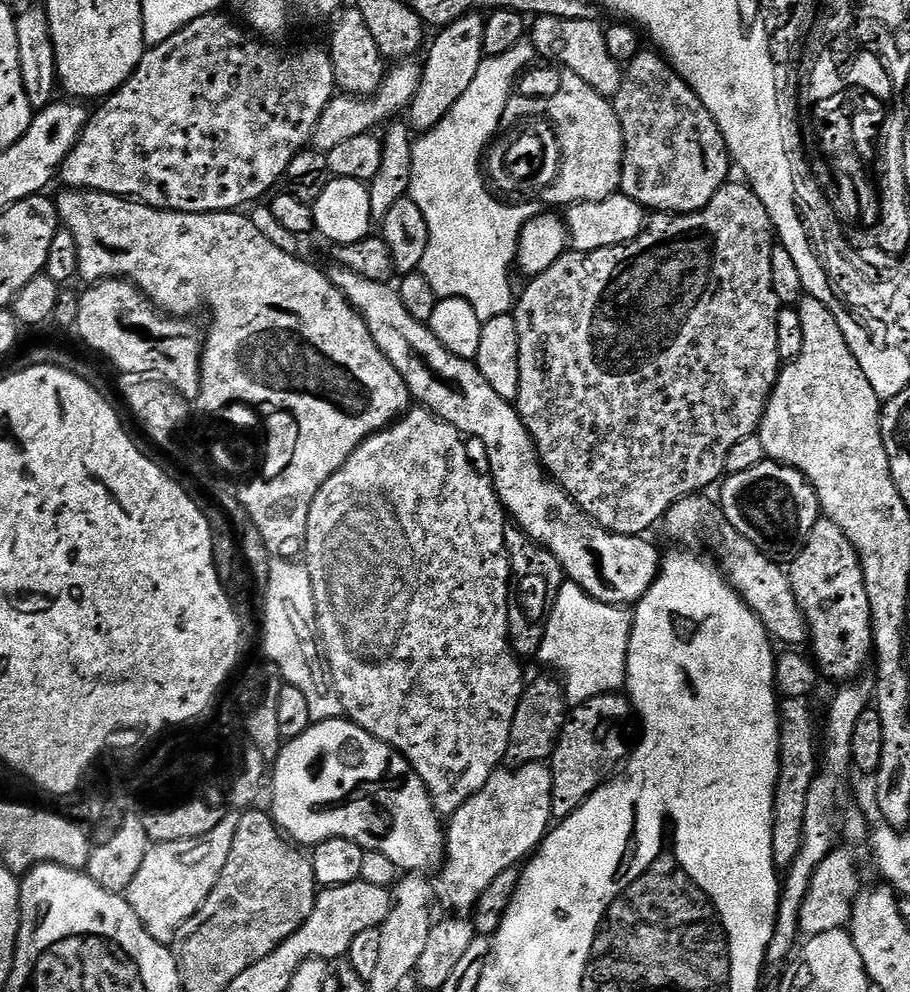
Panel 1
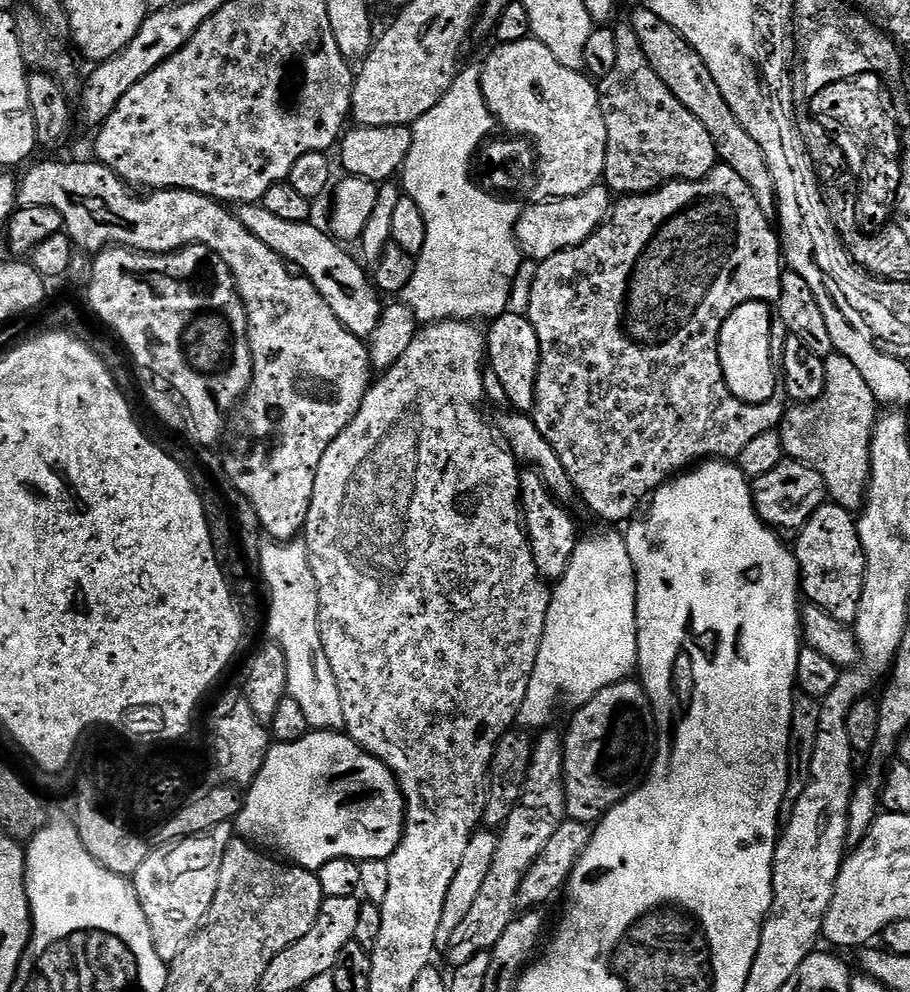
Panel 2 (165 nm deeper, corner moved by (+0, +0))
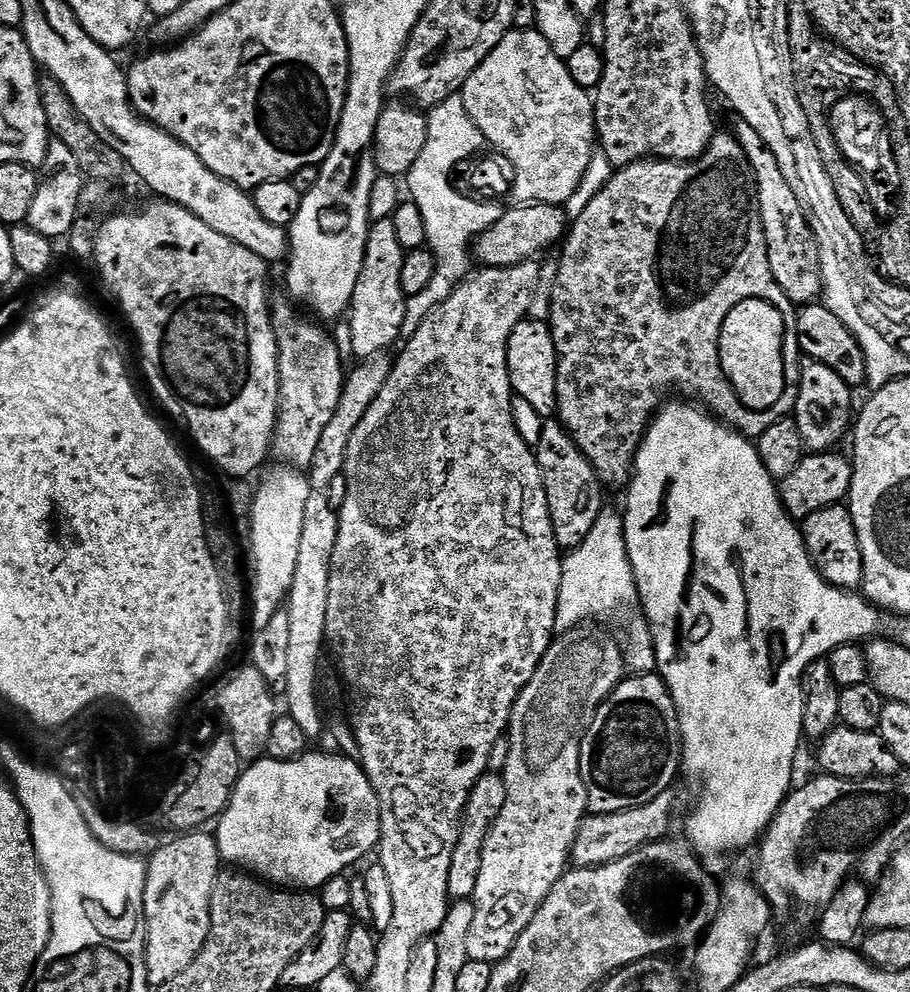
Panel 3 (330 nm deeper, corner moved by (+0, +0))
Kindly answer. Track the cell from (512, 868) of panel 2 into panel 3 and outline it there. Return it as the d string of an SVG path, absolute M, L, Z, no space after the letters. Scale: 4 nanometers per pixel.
M581 626L557 635L553 639L551 646L546 650L546 654L542 658L538 670L534 670L534 678L530 678L530 682L522 690L522 694L518 694L518 698L514 702L514 710L510 714L510 723L508 724L508 731L506 733L510 744L509 758L506 760L506 766L502 773L506 786L508 787L506 806L502 806L502 814L494 822L494 826L486 838L486 846L482 850L482 866L478 874L478 886L470 898L474 906L474 926L470 926L470 938L466 938L466 950L468 951L468 958L470 960L481 960L487 964L503 960L507 956L508 951L514 946L514 942L522 934L522 930L526 930L530 918L534 918L534 914L542 906L546 894L550 894L550 890L559 882L561 876L564 875L566 869L569 867L572 843L578 834L578 826L583 822L588 812L586 786L582 782L582 774L580 773L580 747L582 746L582 738L586 734L586 730L590 726L594 714L602 706L602 702L620 685L621 680L625 679L626 676L626 665L624 662L625 649L623 647L620 648L619 642L610 633L603 632L602 629L596 627L600 626Z

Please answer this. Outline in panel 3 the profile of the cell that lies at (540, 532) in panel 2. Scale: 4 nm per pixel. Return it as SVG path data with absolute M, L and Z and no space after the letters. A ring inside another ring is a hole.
M559 419L544 420L544 429L534 445L536 461L542 474L546 498L550 506L550 522L554 526L554 538L561 550L571 550L582 546L586 534L594 530L598 514L605 511L605 489L600 483L594 466L578 450L574 438L565 430ZM604 491L604 492L603 492Z

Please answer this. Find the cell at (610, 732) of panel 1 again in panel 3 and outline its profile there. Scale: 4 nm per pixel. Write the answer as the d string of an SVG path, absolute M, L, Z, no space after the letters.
M658 674L629 675L602 702L582 738L580 773L586 786L588 812L597 816L646 806L646 802L654 802L654 798L673 787L681 768L680 720L666 682Z

